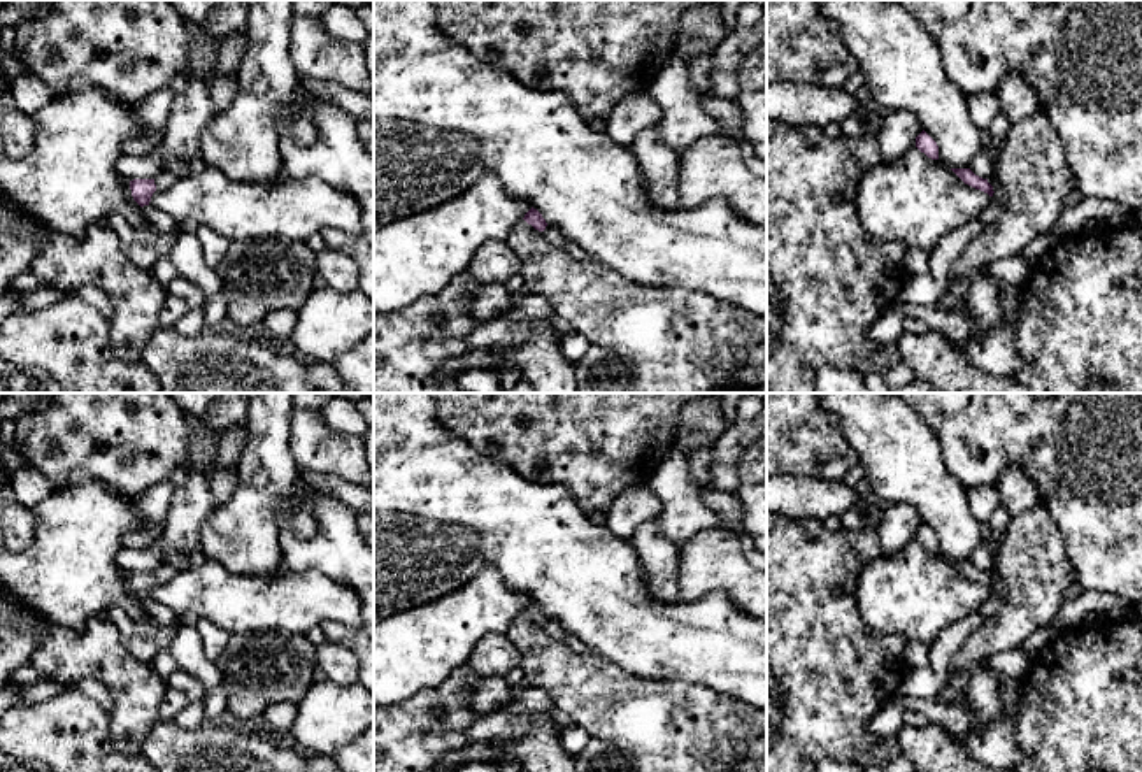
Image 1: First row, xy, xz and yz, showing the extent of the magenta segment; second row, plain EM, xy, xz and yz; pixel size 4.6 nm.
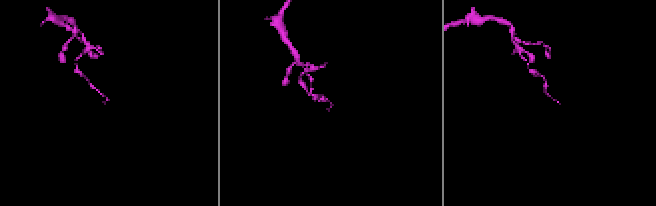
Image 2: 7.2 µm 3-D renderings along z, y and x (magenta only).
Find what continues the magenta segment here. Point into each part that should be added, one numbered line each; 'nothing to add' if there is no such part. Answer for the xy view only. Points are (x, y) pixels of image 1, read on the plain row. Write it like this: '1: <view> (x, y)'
1: xy (157, 611)

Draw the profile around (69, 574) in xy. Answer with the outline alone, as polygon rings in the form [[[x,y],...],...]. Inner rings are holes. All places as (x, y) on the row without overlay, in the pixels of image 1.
[[[96,479],[54,490],[32,507],[37,523],[33,542],[23,551],[0,551],[0,584],[51,628],[77,630],[88,618],[114,607],[128,609],[135,619],[149,619],[142,600],[130,597],[126,572],[116,561],[123,539],[149,528],[133,514],[132,504]]]

